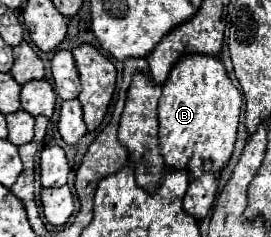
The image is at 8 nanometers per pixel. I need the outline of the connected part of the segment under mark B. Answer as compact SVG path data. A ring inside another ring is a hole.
M201 53L183 55L173 65L167 81L163 83L163 95L159 99L159 149L165 159L165 165L171 169L189 169L193 177L199 177L203 171L219 173L233 153L241 103L243 97L239 89L233 85L219 57Z

